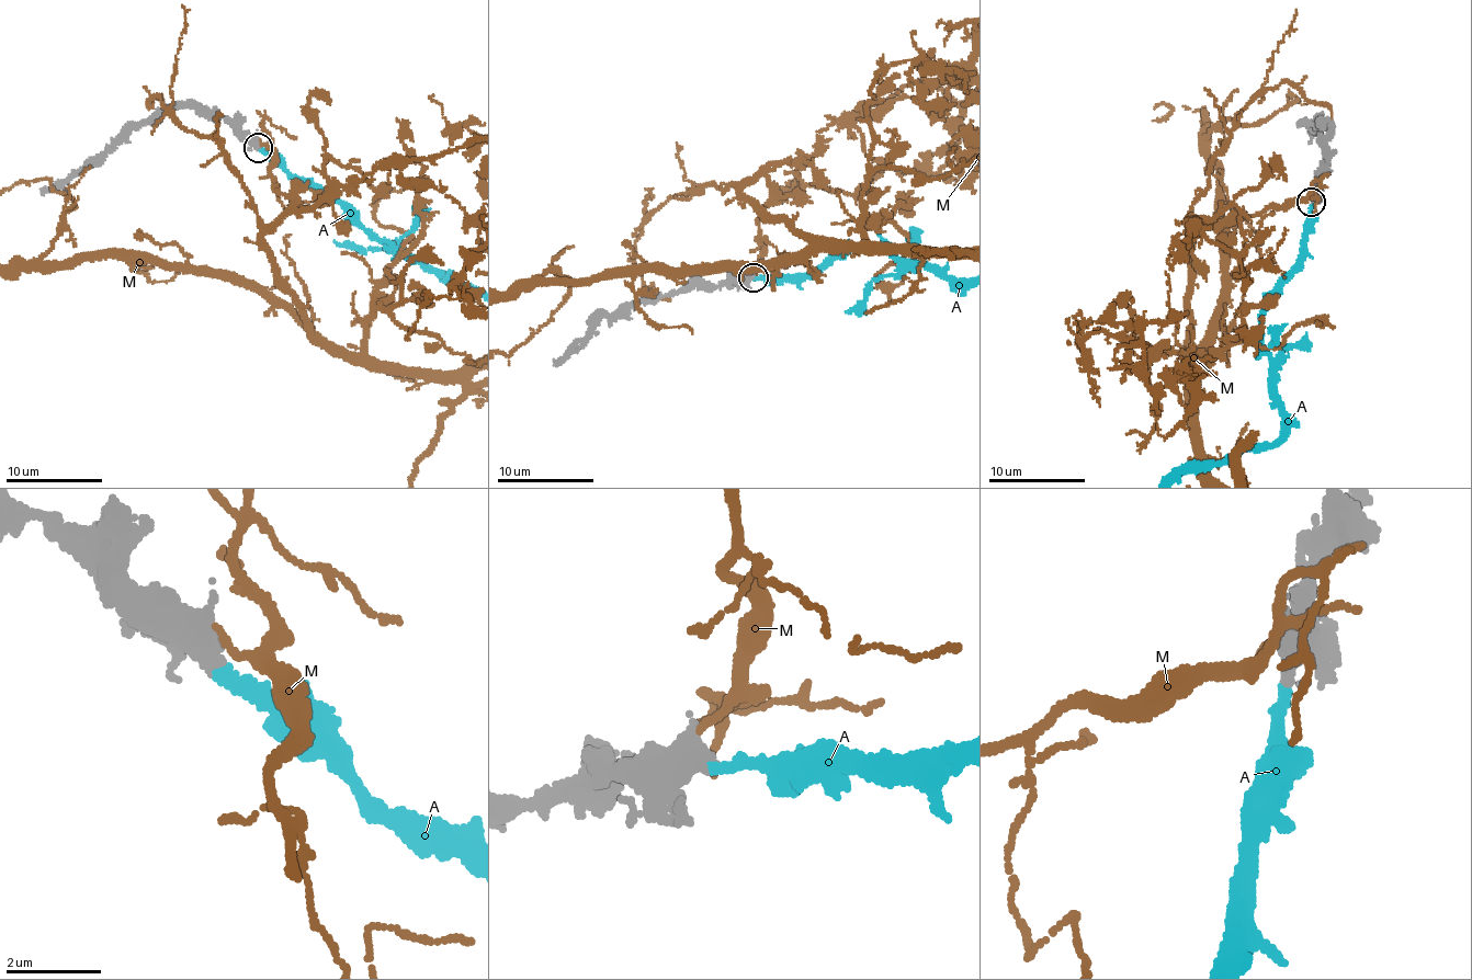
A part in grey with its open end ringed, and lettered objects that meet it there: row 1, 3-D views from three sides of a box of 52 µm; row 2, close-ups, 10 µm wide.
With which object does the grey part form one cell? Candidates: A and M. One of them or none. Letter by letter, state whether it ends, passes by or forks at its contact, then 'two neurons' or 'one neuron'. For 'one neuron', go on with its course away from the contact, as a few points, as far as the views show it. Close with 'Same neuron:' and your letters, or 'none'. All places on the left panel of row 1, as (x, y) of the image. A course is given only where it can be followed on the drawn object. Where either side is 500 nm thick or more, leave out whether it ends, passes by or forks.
A: it ends there; one neuron
M: it ends there; two neurons
Same neuron: A

